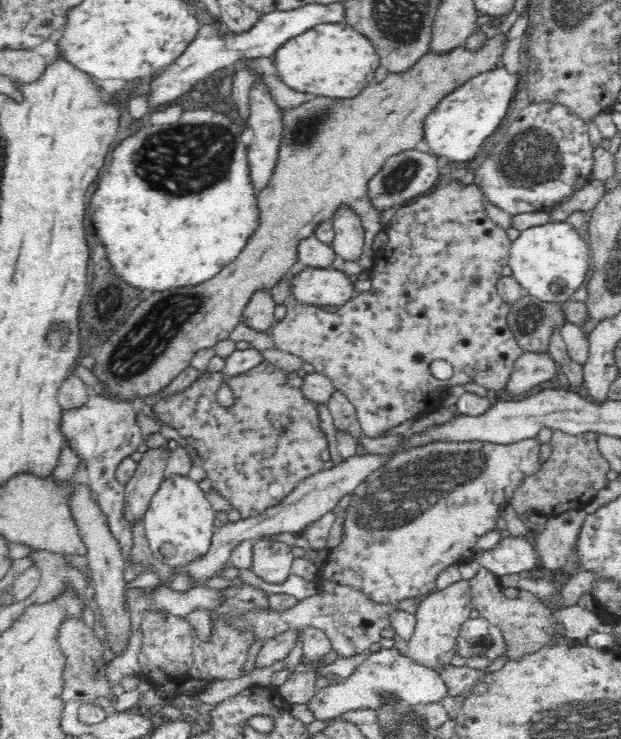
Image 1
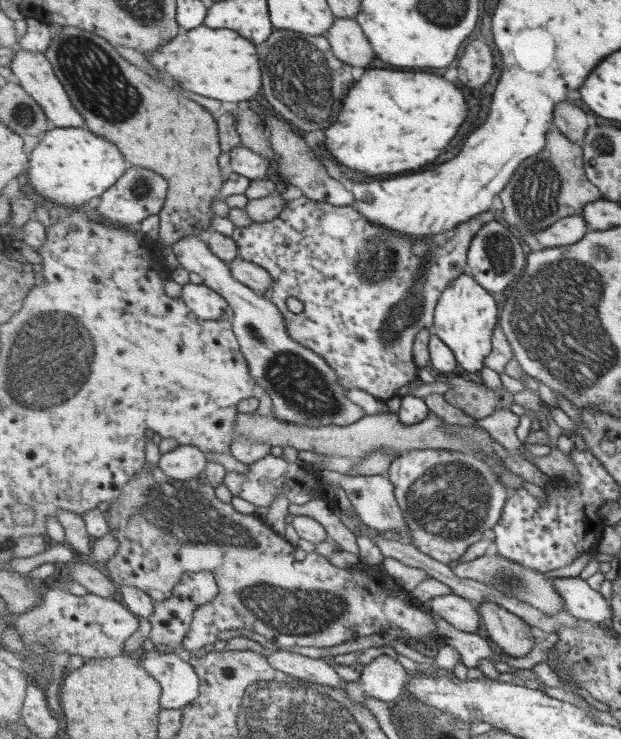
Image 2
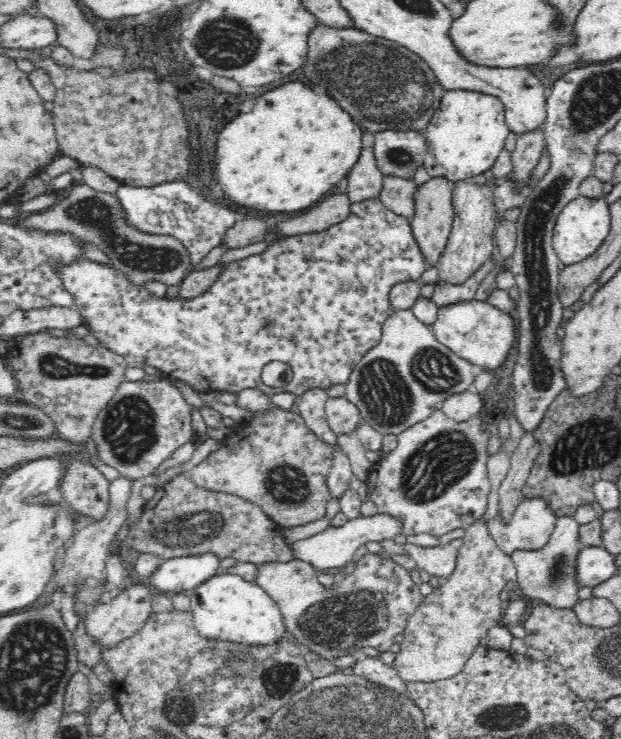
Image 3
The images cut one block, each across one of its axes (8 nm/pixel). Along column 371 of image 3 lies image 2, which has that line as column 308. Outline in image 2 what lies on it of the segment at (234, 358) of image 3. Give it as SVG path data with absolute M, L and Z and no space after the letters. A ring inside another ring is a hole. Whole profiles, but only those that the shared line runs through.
M302 195L287 200L285 210L276 219L254 222L245 228L236 227L231 238L239 246L241 259L262 266L273 279L273 287L263 295L279 306L289 334L301 342L301 346L321 354L336 370L345 388L361 388L379 399L389 400L397 390L415 380L418 369L414 358L416 336L425 328L433 328L436 306L449 284L464 273L469 274L472 240L492 218L493 211L488 211L437 236L413 239L379 223L371 223L353 206L335 206ZM291 296L304 305L300 313L295 314L287 308Z

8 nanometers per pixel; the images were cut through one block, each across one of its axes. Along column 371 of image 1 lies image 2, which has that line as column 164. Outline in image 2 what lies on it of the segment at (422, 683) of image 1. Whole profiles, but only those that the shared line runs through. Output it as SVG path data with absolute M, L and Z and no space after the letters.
M148 652L144 658L145 669L162 686L162 708L185 708L201 693L201 682L196 668L190 662L184 662L177 654Z

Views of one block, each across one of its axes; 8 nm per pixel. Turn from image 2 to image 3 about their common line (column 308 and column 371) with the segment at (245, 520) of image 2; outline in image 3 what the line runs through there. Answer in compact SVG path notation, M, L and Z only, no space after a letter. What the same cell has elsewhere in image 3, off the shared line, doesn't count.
M371 553L359 559L352 570L348 570L343 577L336 580L329 581L329 577L312 563L293 558L290 562L263 563L258 568L256 582L276 602L284 618L284 625L294 634L297 643L303 649L316 651L316 654L327 660L358 654L366 646L375 647L380 653L390 650L390 646L395 643L396 634L404 632L409 618L425 600L425 596L420 592L420 585L410 579L408 569Z

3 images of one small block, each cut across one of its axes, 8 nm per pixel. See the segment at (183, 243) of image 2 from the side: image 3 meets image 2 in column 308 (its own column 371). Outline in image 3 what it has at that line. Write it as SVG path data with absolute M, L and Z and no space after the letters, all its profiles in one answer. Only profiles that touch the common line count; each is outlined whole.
M394 309L382 322L381 336L378 344L374 345L370 350L366 351L366 354L362 355L362 358L358 361L358 364L354 366L351 373L348 375L347 381L345 382L345 393L344 397L348 400L356 403L359 413L363 422L368 423L374 427L381 435L386 434L400 434L406 427L412 426L415 422L420 422L422 419L429 417L434 410L441 408L442 403L453 394L464 392L465 390L472 389L474 382L474 372L472 372L472 363L460 355L454 353L447 346L444 346L431 331L429 324L420 321L418 317L410 309Z

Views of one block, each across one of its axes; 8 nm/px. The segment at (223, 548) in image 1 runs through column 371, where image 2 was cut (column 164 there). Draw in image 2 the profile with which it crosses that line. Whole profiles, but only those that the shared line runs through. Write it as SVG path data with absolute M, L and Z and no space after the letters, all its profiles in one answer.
M179 445L173 452L162 455L160 468L169 477L188 482L203 476L207 460L195 445Z

